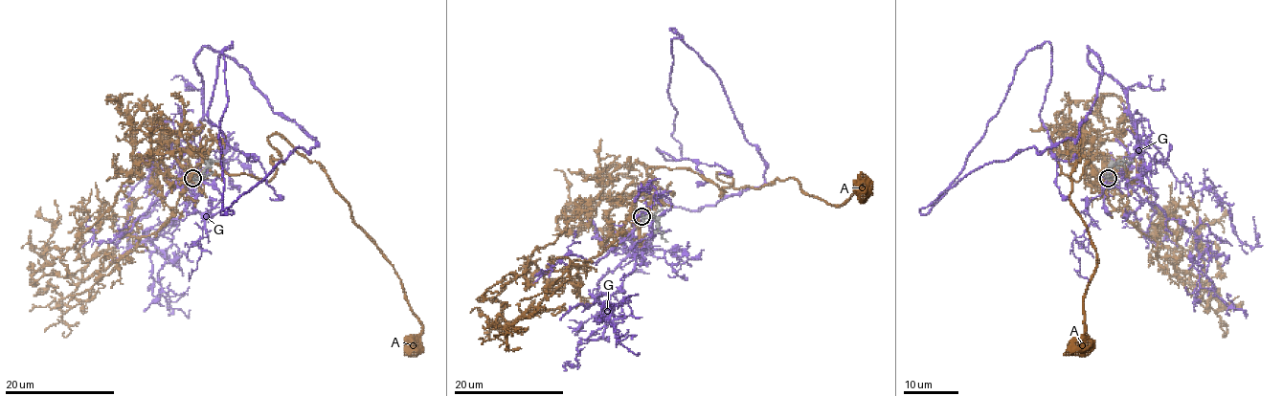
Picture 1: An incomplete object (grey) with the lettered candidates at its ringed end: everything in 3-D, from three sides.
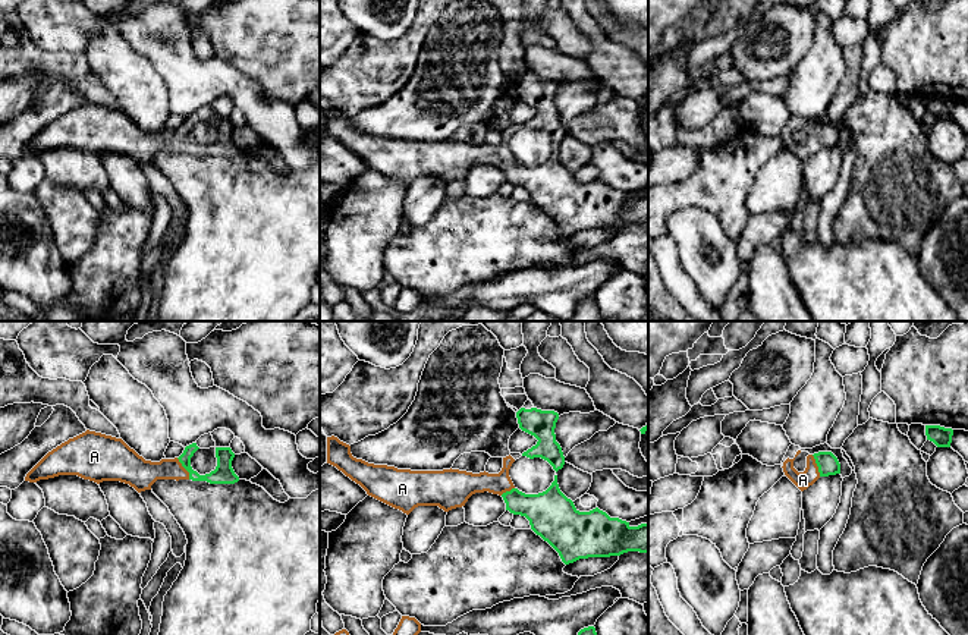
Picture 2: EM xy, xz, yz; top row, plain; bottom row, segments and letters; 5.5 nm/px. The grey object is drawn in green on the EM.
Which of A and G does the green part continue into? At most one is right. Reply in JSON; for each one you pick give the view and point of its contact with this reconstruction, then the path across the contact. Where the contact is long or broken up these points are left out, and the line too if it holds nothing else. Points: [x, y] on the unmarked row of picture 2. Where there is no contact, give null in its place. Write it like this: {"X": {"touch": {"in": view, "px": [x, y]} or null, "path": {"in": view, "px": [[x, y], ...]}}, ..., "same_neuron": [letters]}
{"A": {"touch": {"in": "xy", "px": [184, 138]}, "path": {"in": "xy", "px": [[223, 145], [195, 148], [184, 138], [141, 145]]}}, "same_neuron": ["A"]}

